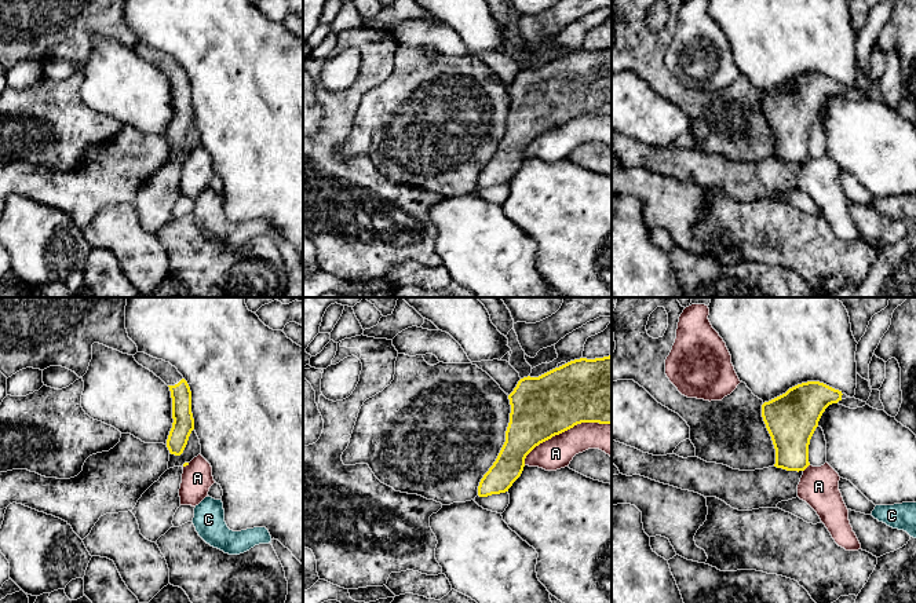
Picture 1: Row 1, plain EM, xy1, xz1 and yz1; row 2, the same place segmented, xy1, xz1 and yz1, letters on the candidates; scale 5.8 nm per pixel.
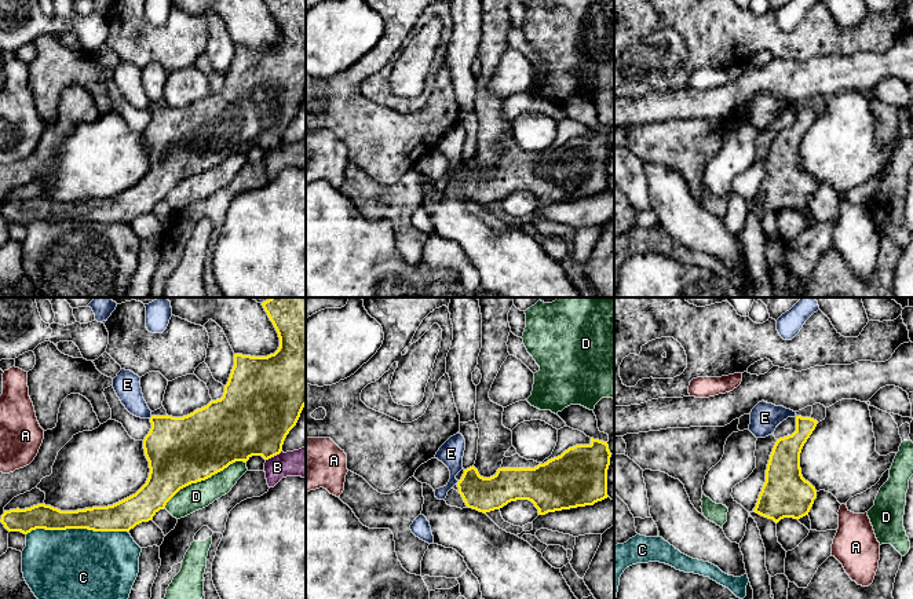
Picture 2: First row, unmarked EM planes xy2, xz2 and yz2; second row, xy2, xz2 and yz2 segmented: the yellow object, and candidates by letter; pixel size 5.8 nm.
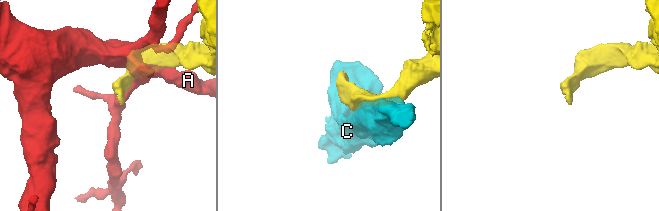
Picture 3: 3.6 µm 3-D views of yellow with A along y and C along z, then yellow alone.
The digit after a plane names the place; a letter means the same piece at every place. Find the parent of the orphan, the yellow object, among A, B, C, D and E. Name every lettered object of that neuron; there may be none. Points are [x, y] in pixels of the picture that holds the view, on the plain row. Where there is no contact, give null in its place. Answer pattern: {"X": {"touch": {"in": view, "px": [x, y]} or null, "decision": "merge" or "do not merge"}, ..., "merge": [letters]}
{"A": {"touch": {"in": "xz1", "px": [564, 123]}, "decision": "do not merge"}, "B": {"touch": {"in": "xy2", "px": [273, 148]}, "decision": "do not merge"}, "C": {"touch": {"in": "xy2", "px": [76, 219]}, "decision": "do not merge"}, "D": {"touch": {"in": "xy2", "px": [204, 171]}, "decision": "do not merge"}, "E": {"touch": {"in": "xz2", "px": [457, 174]}, "decision": "do not merge"}, "merge": []}

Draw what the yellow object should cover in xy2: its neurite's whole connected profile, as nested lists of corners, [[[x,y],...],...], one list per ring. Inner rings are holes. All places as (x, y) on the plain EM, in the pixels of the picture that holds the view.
[[[306,0],[264,3],[278,25],[278,41],[267,48],[234,45],[234,58],[220,91],[183,109],[150,109],[151,120],[143,131],[150,164],[135,186],[113,197],[77,202],[61,202],[45,196],[4,202],[0,211],[4,219],[23,226],[36,220],[129,223],[151,212],[180,180],[205,172],[235,153],[246,154],[252,147],[269,151],[280,146],[286,127],[306,98]]]

